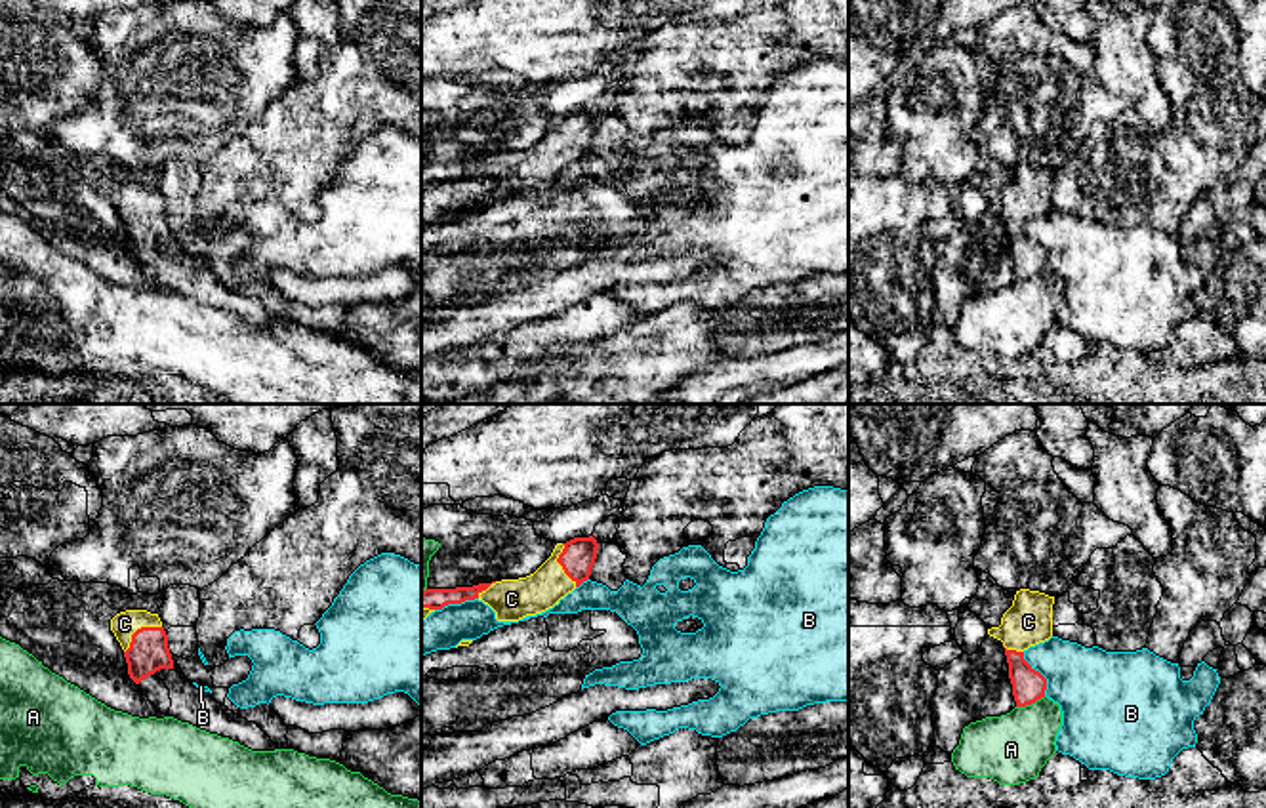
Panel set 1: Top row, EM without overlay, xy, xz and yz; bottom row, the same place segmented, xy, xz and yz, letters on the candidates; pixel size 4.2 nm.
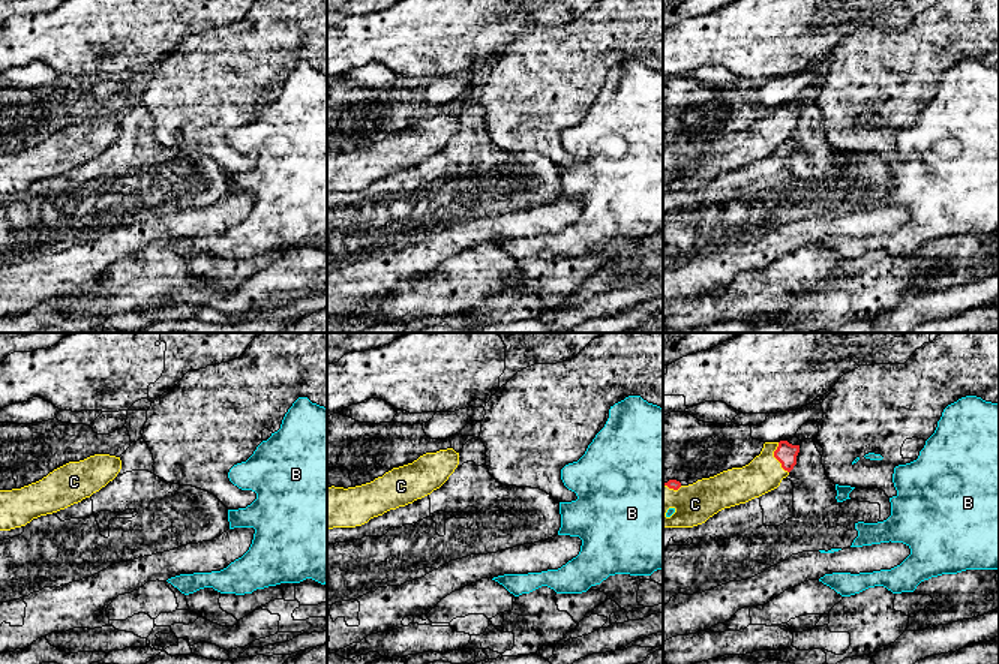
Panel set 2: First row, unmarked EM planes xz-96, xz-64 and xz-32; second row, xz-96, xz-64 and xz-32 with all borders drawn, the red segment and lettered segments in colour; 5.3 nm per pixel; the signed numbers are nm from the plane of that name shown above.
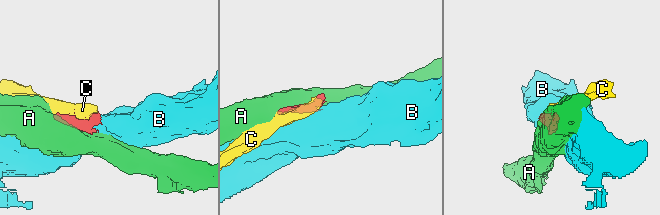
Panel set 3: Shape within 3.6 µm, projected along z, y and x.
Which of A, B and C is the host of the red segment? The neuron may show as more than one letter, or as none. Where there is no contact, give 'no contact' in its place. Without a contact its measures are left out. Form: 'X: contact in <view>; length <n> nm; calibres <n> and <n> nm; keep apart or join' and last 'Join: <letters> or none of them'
A: contact in yz; length 140 nm; calibres 140 and 300 nm; keep apart
B: contact in yz; length 200 nm; calibres 140 and 340 nm; keep apart
C: contact in xy; length 200 nm; calibres 170 and 110 nm; join
Join: C

